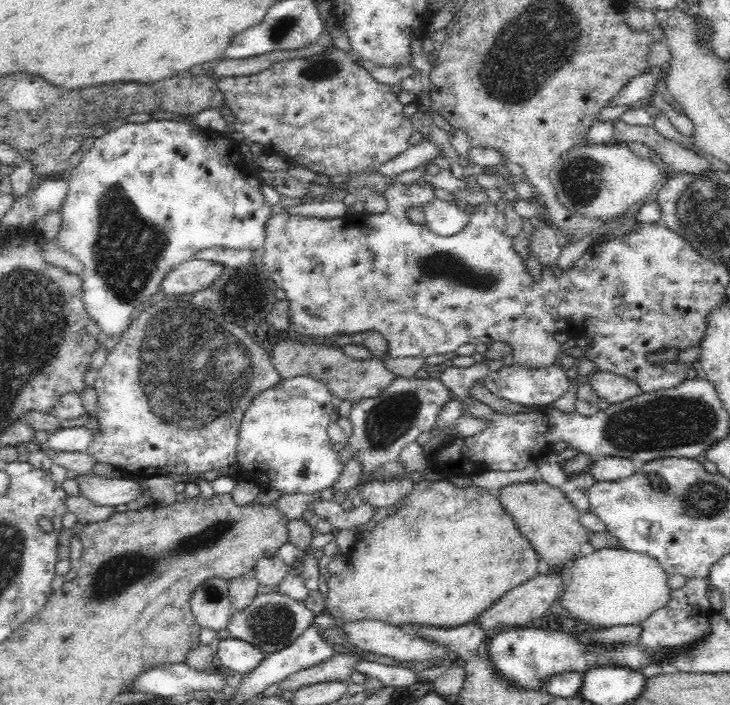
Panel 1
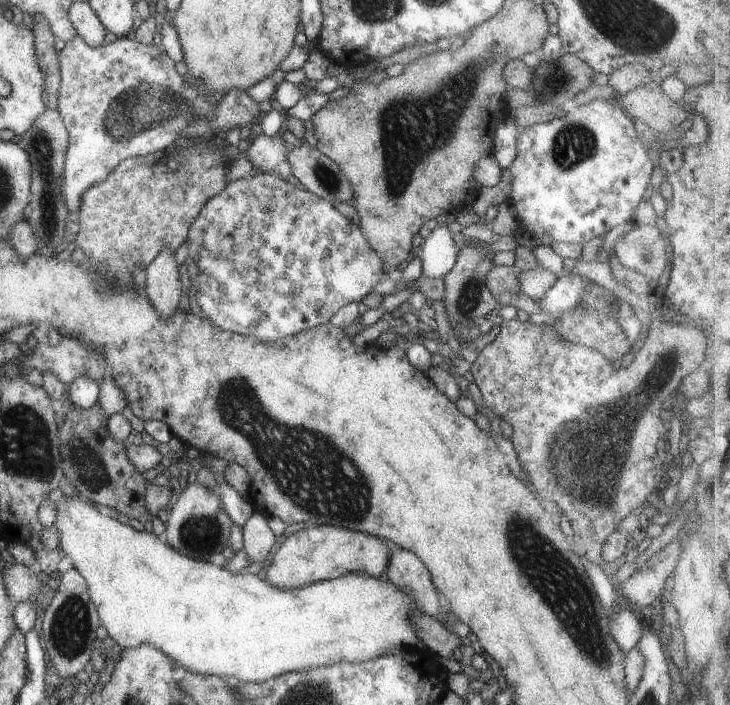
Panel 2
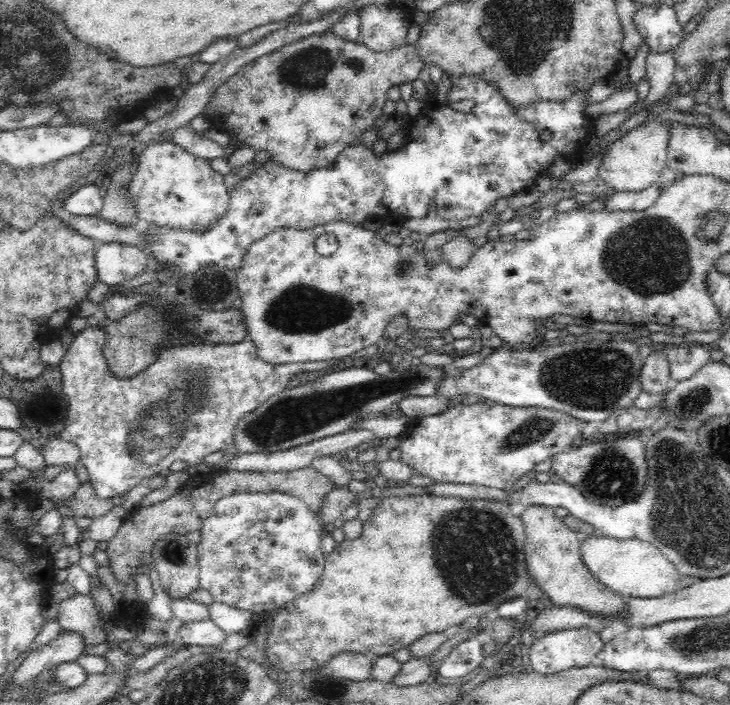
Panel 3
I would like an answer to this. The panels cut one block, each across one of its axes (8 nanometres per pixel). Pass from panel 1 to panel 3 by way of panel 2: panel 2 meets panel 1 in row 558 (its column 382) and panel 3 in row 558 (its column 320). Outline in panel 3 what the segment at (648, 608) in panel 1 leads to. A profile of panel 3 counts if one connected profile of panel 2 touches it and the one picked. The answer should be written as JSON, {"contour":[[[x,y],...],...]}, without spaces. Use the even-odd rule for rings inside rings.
{"contour":[[[593,535],[581,543],[581,558],[600,585],[626,598],[660,598],[680,589],[676,568],[652,544],[639,539],[618,541]]]}

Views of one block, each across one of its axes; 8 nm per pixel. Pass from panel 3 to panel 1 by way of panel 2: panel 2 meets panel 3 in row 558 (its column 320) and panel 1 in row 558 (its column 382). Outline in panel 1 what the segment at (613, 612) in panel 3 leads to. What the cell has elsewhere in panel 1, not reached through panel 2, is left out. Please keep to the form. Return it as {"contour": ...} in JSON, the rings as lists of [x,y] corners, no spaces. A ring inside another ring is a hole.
{"contour":[[[533,479],[502,486],[494,494],[514,518],[522,535],[528,538],[538,557],[546,560],[552,571],[564,567],[564,563],[574,559],[582,545],[589,543],[591,533],[582,525],[580,512],[560,488]]]}

